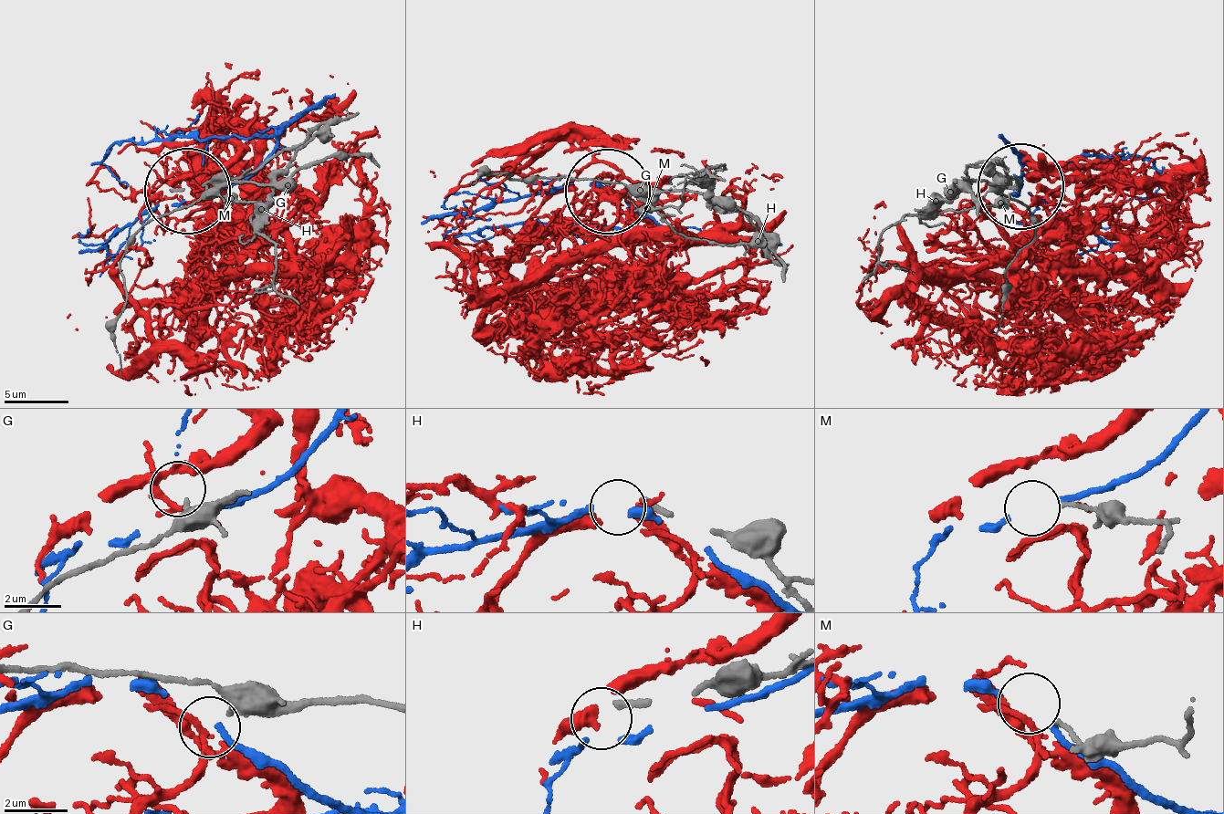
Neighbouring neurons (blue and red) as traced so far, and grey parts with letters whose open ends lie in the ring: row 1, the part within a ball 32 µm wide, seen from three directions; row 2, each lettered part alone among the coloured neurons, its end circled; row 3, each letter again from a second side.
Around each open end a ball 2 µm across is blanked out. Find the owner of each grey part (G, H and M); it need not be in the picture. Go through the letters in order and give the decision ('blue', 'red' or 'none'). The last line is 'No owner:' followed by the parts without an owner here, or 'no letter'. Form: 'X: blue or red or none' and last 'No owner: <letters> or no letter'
G: none
H: none
M: blue
No owner: G, H

